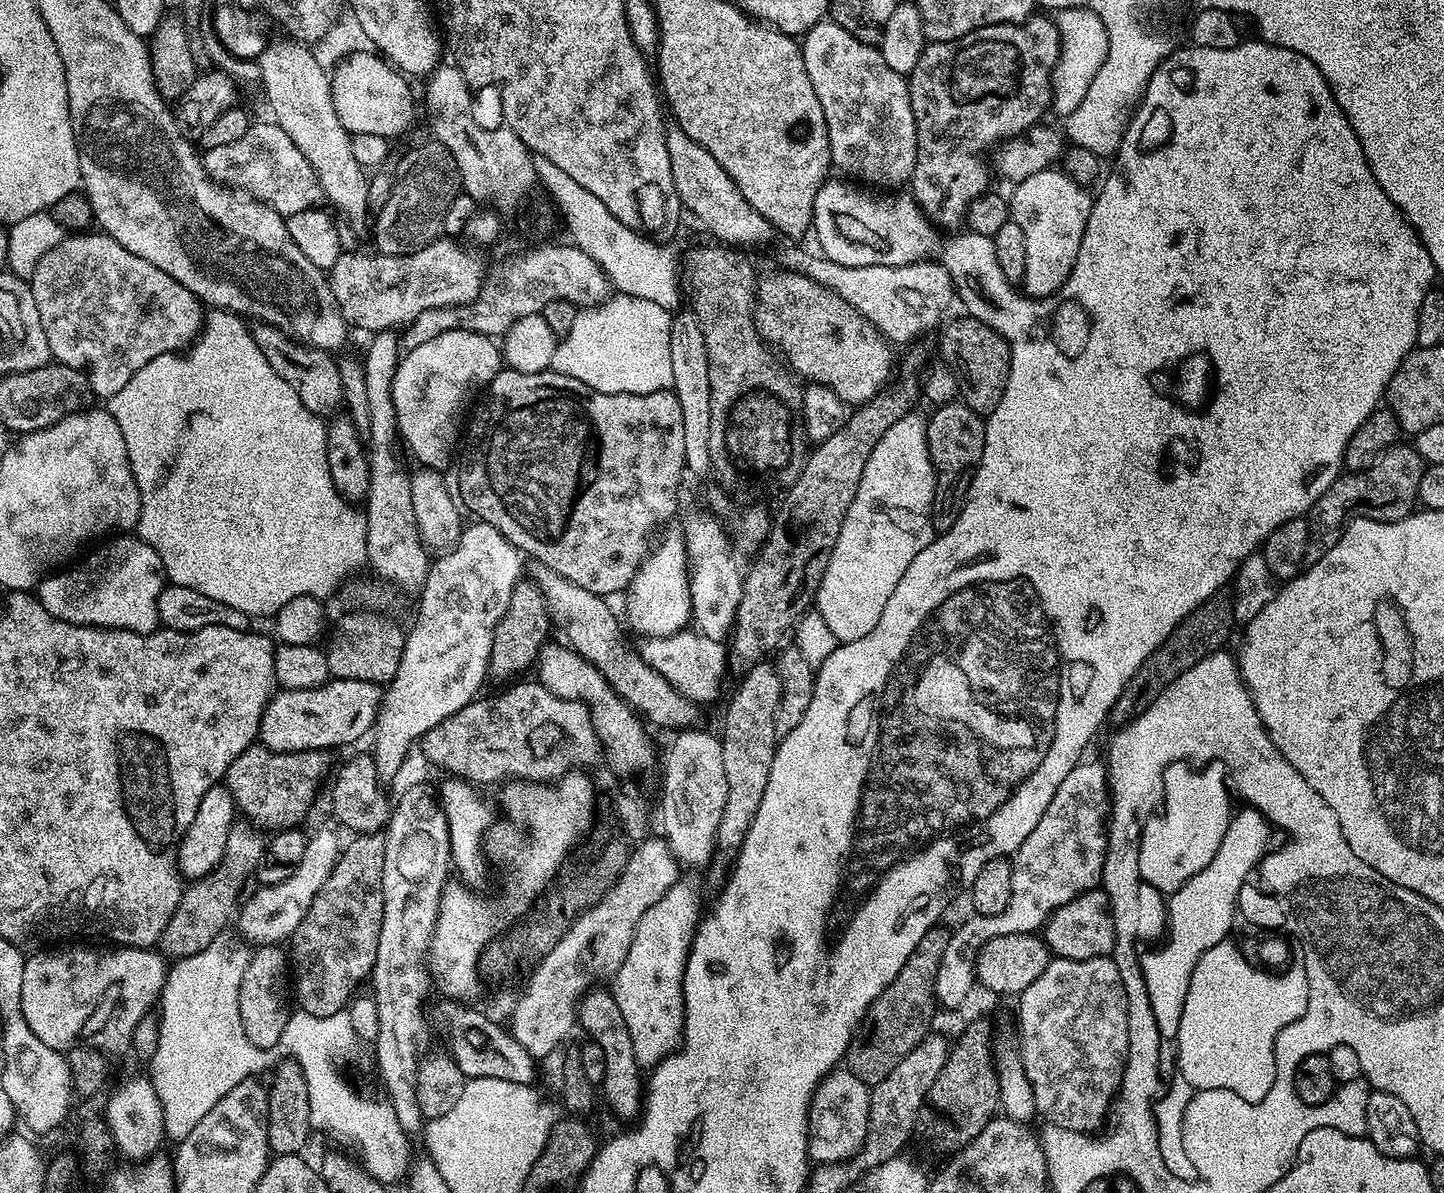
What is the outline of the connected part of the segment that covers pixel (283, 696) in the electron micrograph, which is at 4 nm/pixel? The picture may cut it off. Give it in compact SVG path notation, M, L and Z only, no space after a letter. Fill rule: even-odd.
M329 679L327 684L310 690L277 691L264 707L260 718L259 743L275 752L309 752L310 750L333 750L343 744L352 744L373 731L376 715L380 713L382 688L379 684L358 682L357 680Z

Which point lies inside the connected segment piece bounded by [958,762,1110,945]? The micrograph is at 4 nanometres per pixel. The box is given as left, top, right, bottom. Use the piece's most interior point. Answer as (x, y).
(1063, 856)

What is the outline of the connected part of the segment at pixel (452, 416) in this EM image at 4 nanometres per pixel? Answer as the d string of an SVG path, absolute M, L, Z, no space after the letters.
M461 328L446 330L444 334L438 334L438 338L422 342L418 350L403 353L396 365L392 401L399 439L408 443L409 450L416 455L417 465L444 470L451 465L448 464L451 460L453 463L462 436L460 415L501 371L501 345L491 336Z

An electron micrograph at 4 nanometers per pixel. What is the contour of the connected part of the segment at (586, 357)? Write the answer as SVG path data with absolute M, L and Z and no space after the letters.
M619 294L609 295L601 304L577 311L570 334L566 334L556 345L554 358L550 361L551 371L578 378L578 382L586 382L586 386L606 394L650 394L671 389L674 378L674 370L670 367L672 317L671 311L655 302Z

